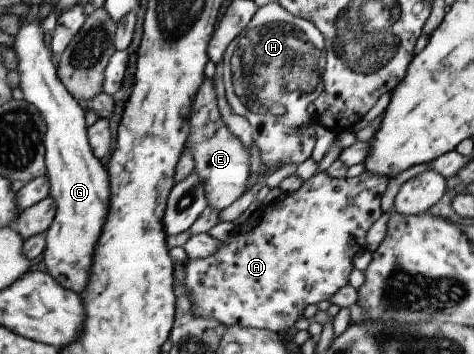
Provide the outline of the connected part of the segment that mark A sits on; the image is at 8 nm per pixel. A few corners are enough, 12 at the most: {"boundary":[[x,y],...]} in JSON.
{"boundary":[[325,172],[181,263],[194,317],[288,331],[348,284],[388,178]]}

